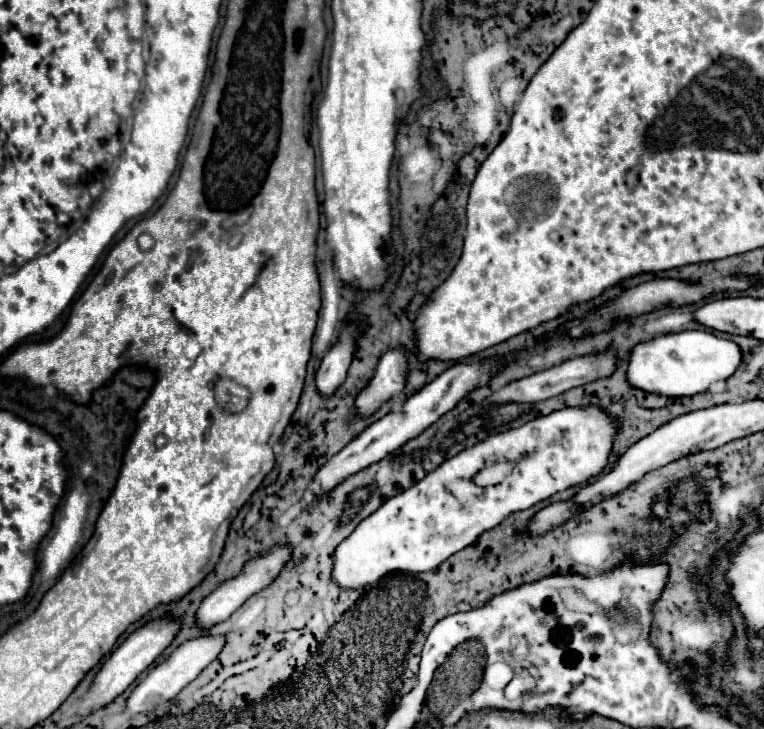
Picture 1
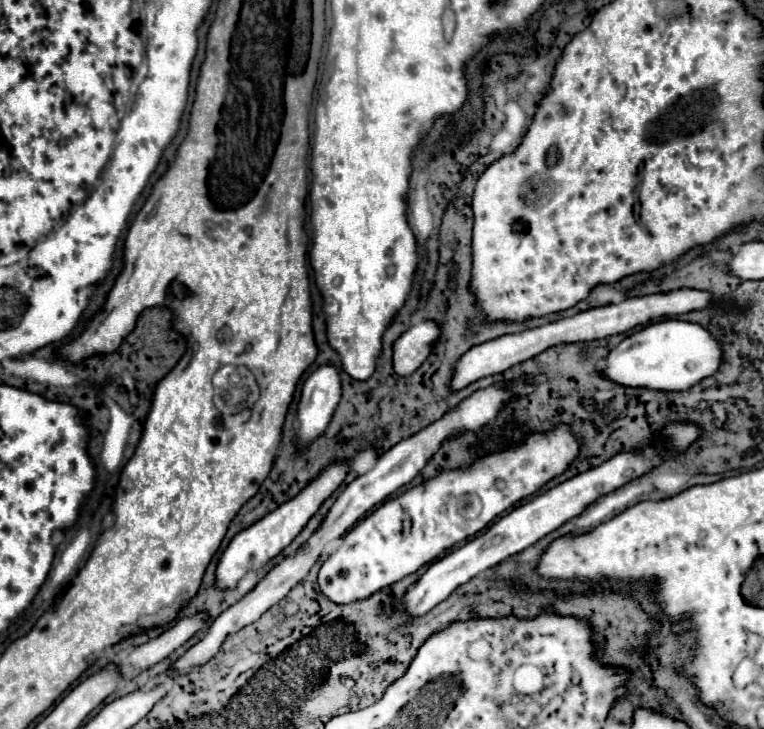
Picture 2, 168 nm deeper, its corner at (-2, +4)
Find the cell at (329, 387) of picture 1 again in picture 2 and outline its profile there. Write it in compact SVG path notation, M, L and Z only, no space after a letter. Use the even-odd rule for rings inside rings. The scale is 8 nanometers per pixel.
M324 363L310 373L304 381L302 399L298 403L298 439L302 445L324 433L340 397L340 373L332 363Z

